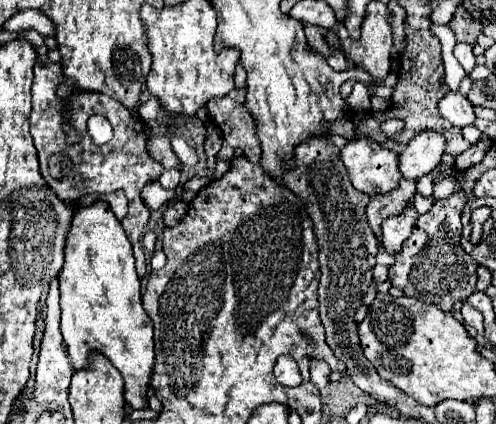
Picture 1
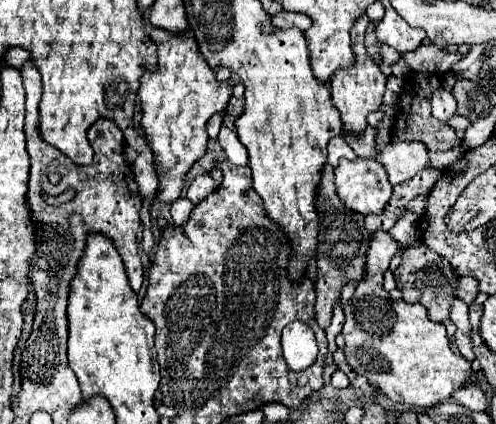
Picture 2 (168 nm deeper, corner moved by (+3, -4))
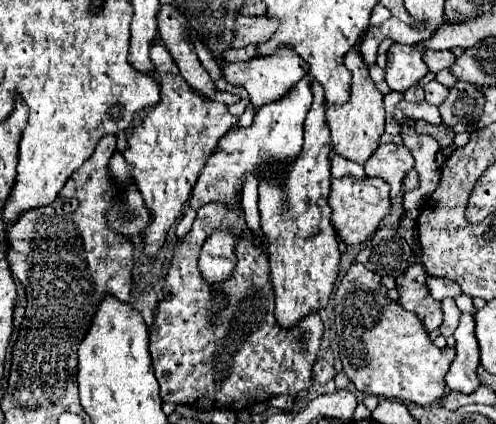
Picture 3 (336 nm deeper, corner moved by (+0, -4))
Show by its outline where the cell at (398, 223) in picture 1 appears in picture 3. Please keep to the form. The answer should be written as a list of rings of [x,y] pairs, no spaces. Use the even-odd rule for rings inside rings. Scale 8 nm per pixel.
[[[354,262],[336,288],[334,326],[342,370],[358,392],[408,400],[418,406],[430,406],[446,394],[444,376],[452,356],[456,356],[454,348],[436,348],[420,320],[392,302],[386,296],[386,288],[380,286],[380,276],[362,264]]]

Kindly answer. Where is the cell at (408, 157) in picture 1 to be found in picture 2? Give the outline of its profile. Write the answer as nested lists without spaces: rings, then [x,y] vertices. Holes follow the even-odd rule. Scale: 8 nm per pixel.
[[[391,142],[377,160],[385,166],[389,182],[395,186],[429,166],[429,148],[423,142]]]

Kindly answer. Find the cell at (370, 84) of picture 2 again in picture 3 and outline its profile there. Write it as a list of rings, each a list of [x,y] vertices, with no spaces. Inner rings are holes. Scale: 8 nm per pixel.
[[[358,46],[352,48],[352,52],[348,52],[348,56],[344,58],[344,66],[352,72],[350,100],[342,106],[326,108],[326,120],[332,136],[332,152],[356,164],[364,164],[368,156],[372,156],[372,152],[380,146],[380,136],[384,134],[384,96],[370,80],[368,66],[362,62],[356,50]]]

